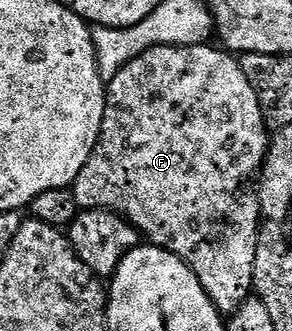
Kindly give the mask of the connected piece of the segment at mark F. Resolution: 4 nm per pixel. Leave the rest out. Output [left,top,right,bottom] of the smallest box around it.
[71,43,271,314]

